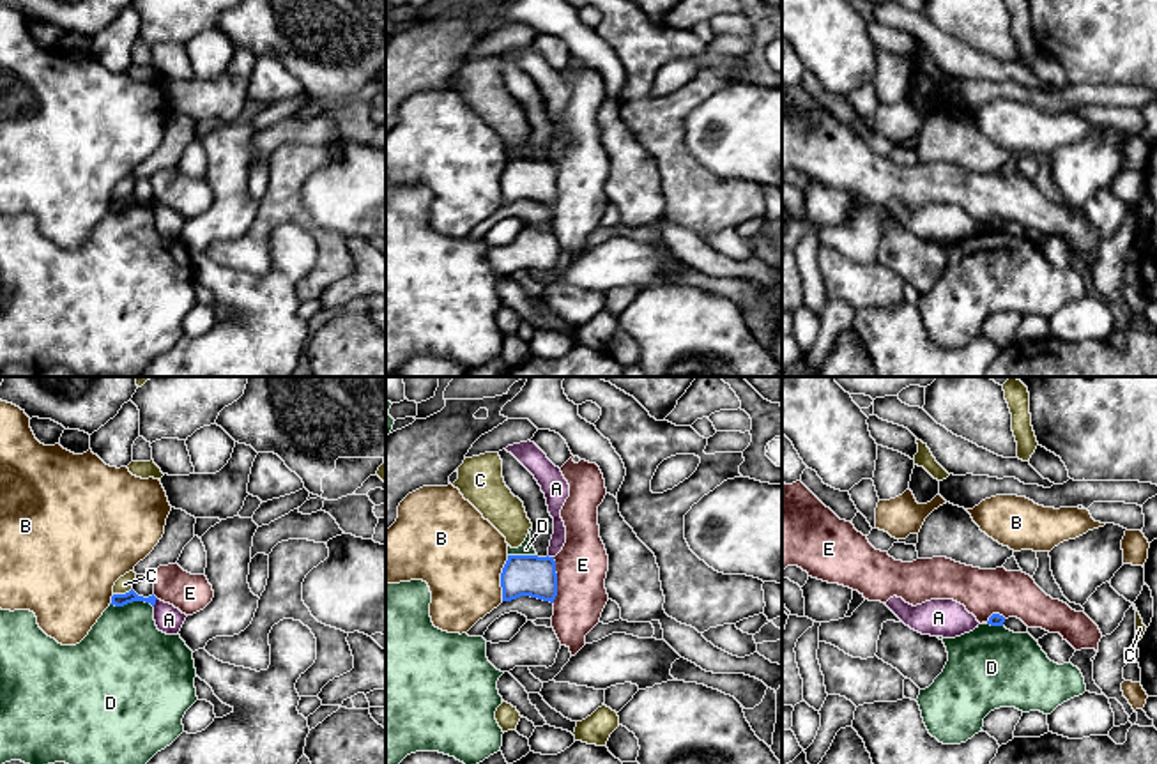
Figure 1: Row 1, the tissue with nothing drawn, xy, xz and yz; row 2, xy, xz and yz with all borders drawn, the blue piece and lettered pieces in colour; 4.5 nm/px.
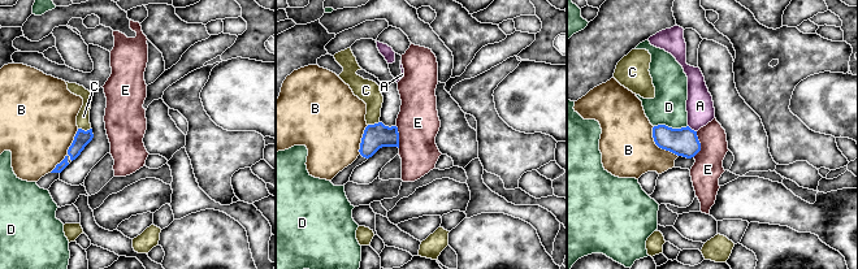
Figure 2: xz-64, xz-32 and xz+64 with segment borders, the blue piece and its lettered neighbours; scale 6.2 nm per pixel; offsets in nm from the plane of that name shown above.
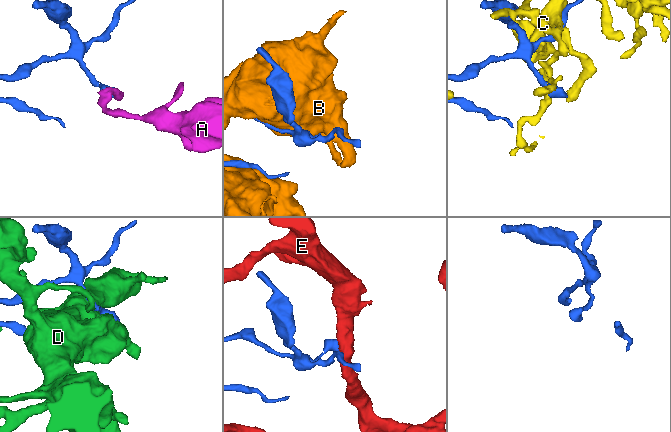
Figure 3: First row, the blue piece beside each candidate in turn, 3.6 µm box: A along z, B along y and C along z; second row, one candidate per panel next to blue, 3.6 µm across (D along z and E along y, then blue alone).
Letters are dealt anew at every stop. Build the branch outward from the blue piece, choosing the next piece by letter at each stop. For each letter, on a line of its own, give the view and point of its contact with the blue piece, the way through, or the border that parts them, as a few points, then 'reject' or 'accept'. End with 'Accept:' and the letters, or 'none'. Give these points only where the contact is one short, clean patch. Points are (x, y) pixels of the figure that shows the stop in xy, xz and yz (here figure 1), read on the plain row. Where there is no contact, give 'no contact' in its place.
A: contact xy (154, 206); border xy (156, 202), (153, 209); reject
B: contact xz (501, 183); reject
C: contact xy (122, 198); reject
D: contact xy (131, 206); border xy (110, 207), (147, 206), (153, 211); reject
E: contact xz (556, 184); border xz (552, 161), (556, 175), (554, 206); reject
Accept: none

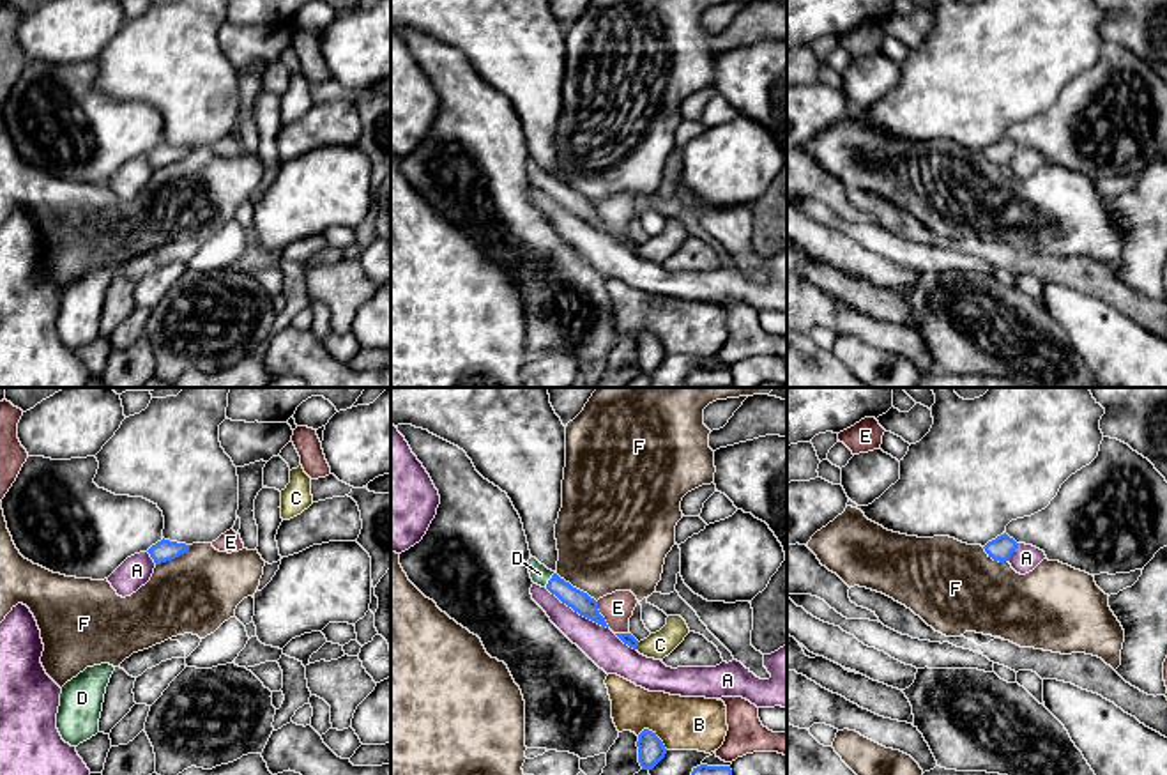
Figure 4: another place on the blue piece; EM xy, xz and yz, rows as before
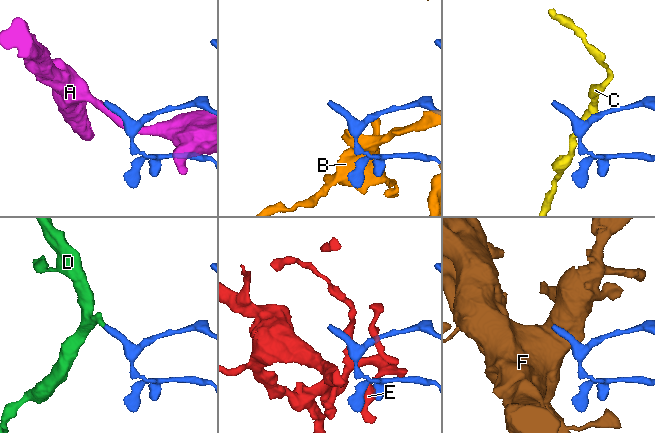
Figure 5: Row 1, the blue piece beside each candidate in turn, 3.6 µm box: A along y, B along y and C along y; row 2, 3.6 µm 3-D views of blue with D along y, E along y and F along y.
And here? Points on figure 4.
A: contact xz (577, 214); reject
B: contact xz (653, 337); reject
C: contact xz (637, 248); border xz (639, 246), (635, 252); reject
D: contact xz (550, 183); way xz (580, 206), (550, 183), (540, 177); accept
E: contact xz (600, 218); reject
F: contact xz (575, 191); border xz (556, 176), (596, 206); reject
Accept: D

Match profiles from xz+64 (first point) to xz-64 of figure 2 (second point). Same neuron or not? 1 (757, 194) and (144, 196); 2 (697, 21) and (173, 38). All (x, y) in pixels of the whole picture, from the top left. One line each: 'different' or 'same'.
1: same
2: different

